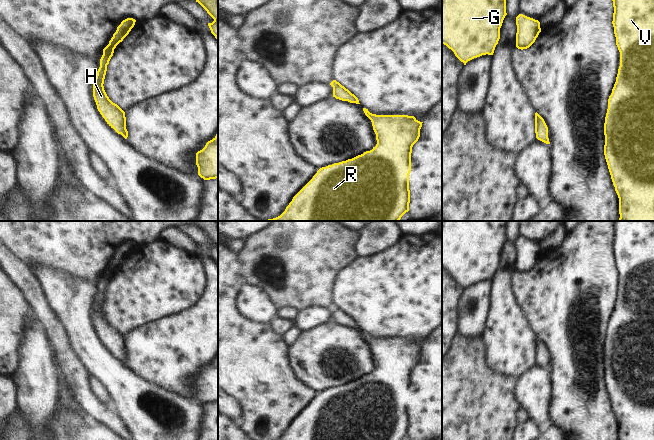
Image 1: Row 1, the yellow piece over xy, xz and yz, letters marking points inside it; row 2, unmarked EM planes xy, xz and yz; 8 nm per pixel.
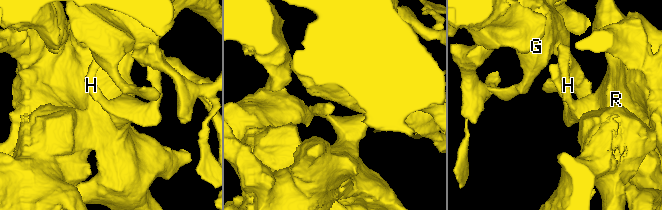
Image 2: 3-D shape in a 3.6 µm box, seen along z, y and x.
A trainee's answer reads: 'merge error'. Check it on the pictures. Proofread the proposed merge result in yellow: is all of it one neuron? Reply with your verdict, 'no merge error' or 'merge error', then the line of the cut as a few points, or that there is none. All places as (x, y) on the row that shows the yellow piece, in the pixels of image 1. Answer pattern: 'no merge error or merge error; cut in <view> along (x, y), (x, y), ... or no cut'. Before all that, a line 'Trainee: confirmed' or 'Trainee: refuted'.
Trainee: refuted
no merge error; no cut

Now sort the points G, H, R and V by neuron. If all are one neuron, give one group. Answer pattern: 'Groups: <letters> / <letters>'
Groups: G H R V

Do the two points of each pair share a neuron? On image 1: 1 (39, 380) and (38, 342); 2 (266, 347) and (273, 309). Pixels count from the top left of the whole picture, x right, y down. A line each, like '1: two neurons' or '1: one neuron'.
1: one neuron
2: two neurons

